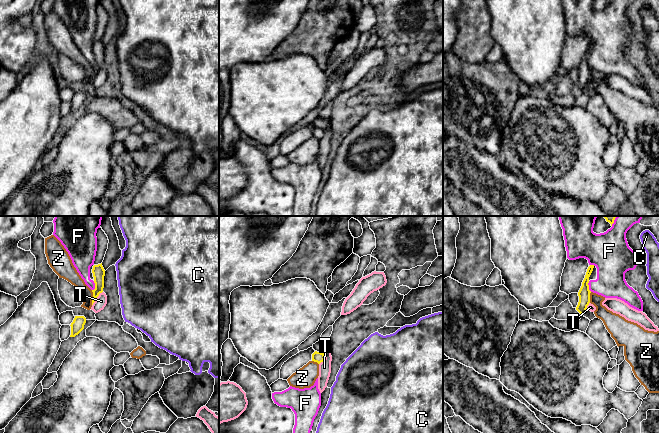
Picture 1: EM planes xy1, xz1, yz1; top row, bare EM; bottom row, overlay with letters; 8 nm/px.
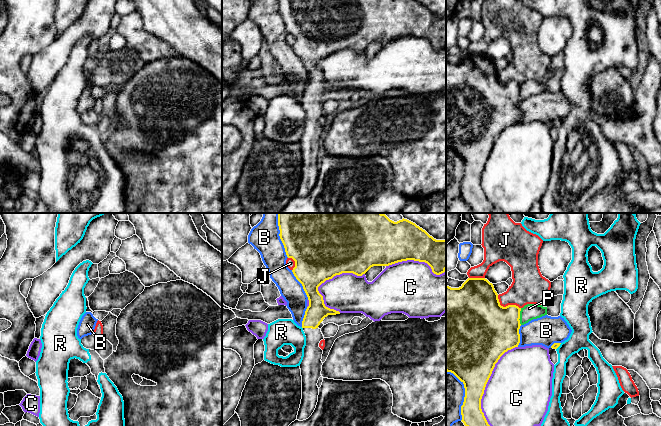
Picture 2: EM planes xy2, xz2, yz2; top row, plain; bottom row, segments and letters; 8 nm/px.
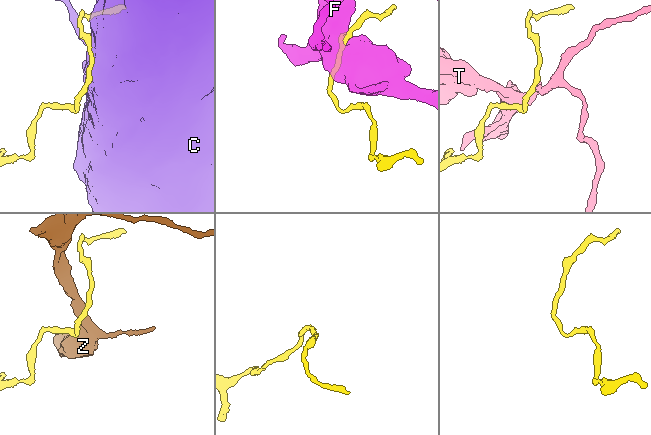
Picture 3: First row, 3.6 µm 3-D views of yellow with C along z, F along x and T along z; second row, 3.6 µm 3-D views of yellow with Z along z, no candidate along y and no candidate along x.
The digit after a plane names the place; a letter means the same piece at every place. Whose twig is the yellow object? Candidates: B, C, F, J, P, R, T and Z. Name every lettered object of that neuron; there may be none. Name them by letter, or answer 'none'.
none

